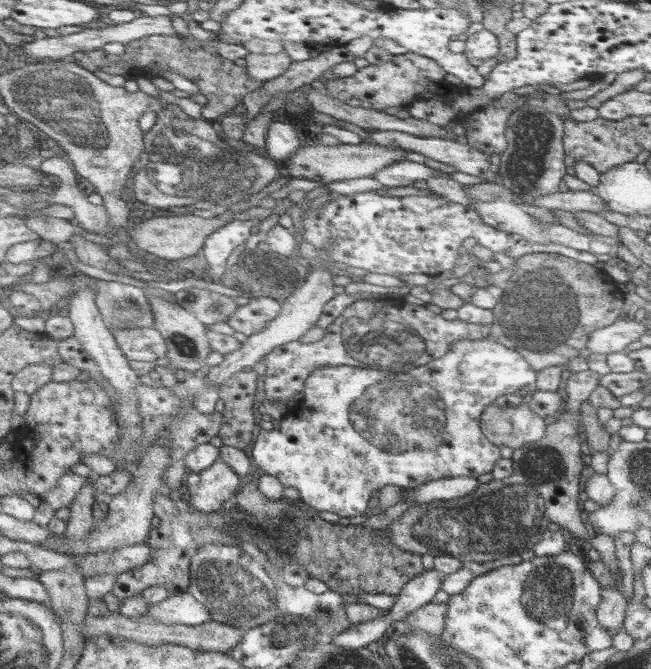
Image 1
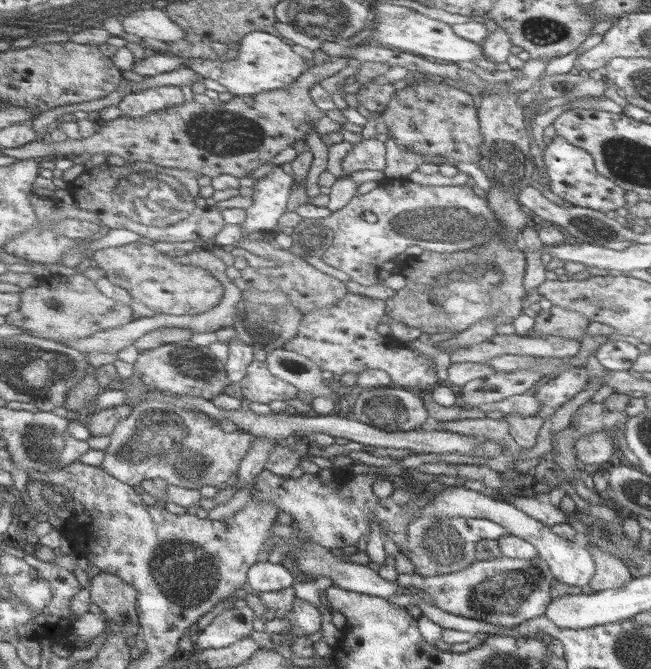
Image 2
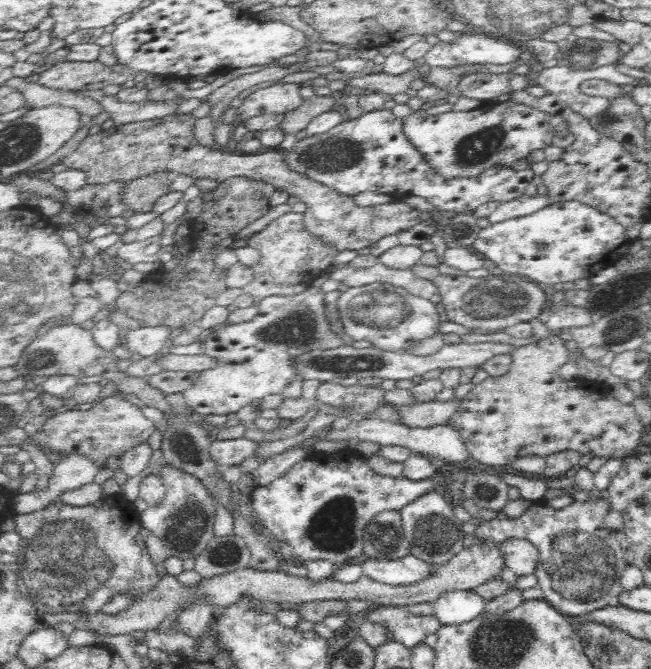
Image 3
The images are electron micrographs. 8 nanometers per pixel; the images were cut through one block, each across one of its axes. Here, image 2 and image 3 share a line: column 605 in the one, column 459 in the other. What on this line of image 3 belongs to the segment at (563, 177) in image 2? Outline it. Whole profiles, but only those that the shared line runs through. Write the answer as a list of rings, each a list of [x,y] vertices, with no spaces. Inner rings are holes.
[[[390,106],[373,110],[352,120],[343,120],[322,134],[314,134],[293,141],[292,150],[286,152],[284,161],[288,169],[323,186],[332,188],[342,195],[354,197],[360,192],[376,192],[391,196],[391,202],[401,202],[406,196],[424,198],[438,211],[454,213],[473,213],[479,206],[488,202],[504,203],[525,194],[528,184],[535,176],[532,169],[516,171],[512,167],[496,165],[489,167],[482,175],[461,176],[460,178],[443,178],[439,171],[432,167],[424,155],[408,140],[403,131],[403,119],[397,118]]]

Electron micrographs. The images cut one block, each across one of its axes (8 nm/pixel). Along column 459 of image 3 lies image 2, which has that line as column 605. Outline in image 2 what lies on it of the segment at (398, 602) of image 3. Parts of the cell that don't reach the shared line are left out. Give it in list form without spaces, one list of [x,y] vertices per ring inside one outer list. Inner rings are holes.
[[[586,544],[586,549],[595,562],[595,576],[589,582],[594,593],[620,587],[631,579],[630,570],[622,559],[616,558],[608,552],[602,552],[594,544]]]

